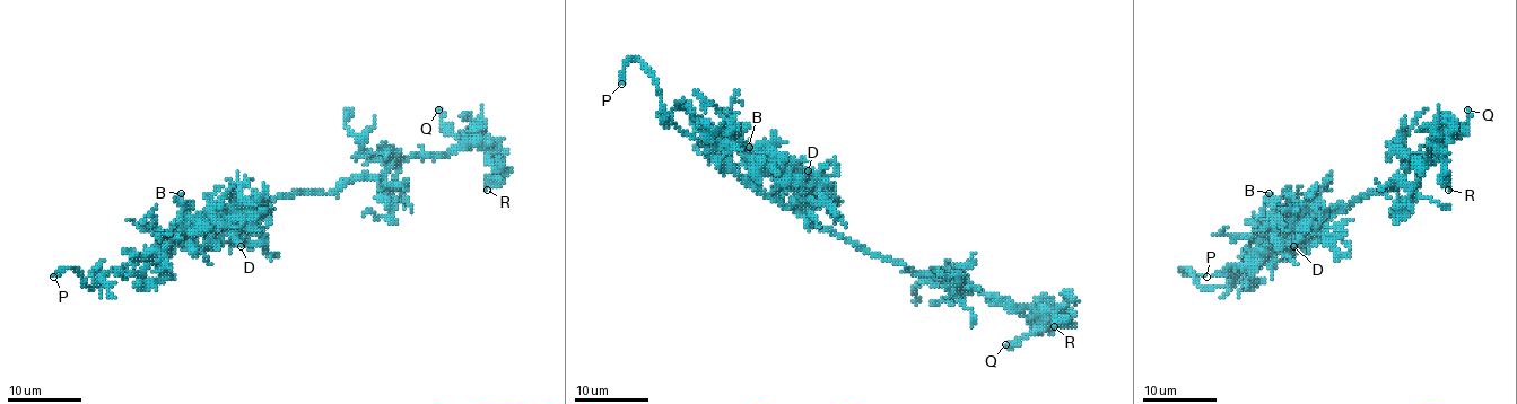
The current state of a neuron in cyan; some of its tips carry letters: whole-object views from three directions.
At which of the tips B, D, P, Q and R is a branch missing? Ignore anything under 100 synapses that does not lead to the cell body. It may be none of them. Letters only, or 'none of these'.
P

